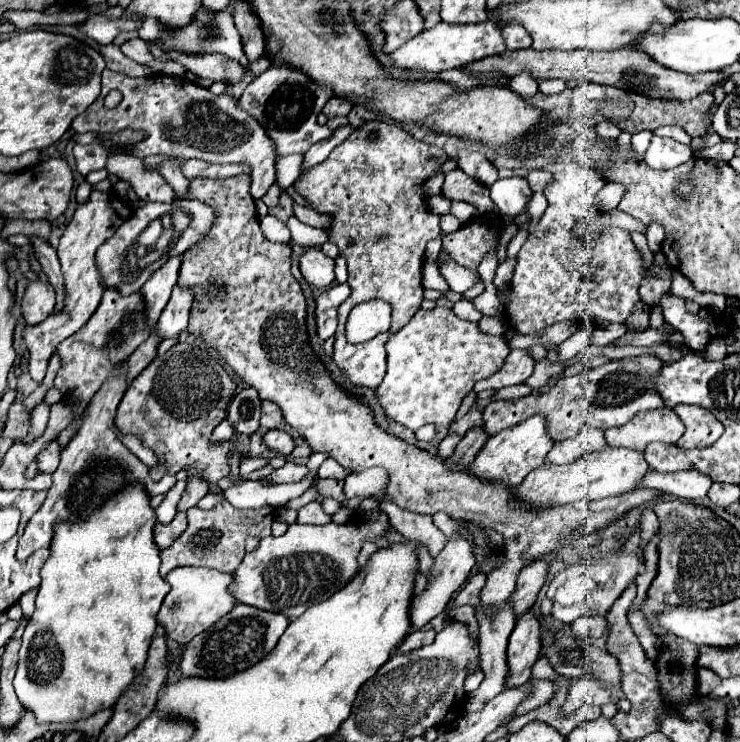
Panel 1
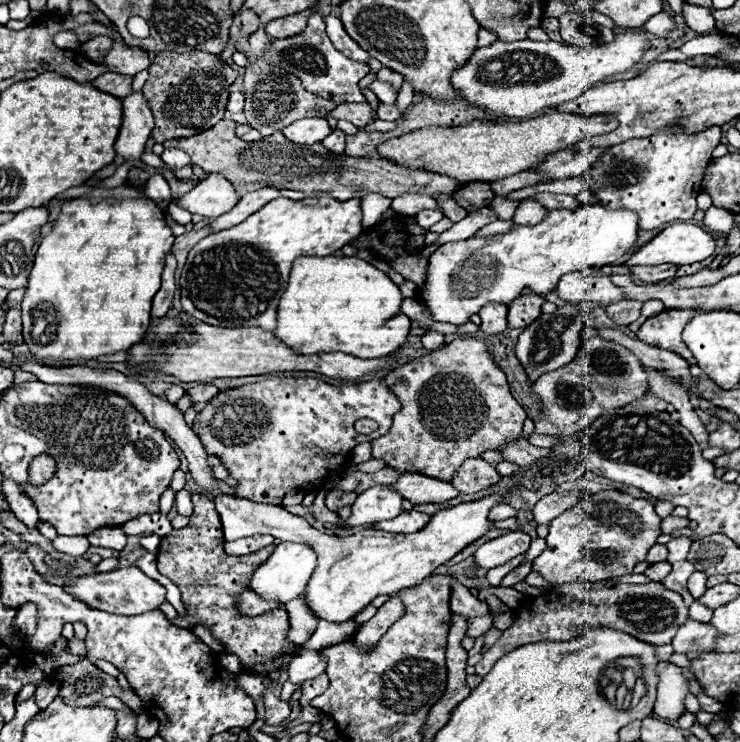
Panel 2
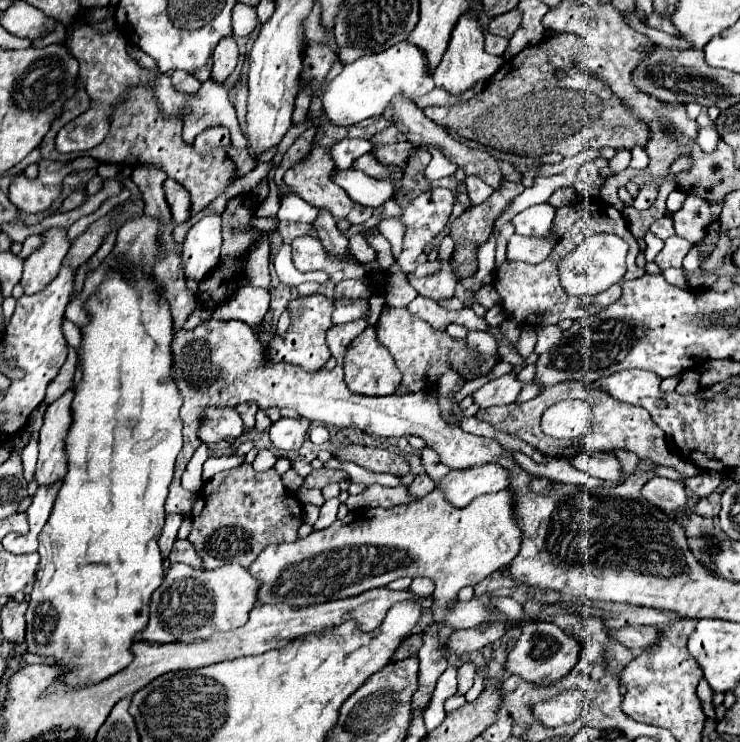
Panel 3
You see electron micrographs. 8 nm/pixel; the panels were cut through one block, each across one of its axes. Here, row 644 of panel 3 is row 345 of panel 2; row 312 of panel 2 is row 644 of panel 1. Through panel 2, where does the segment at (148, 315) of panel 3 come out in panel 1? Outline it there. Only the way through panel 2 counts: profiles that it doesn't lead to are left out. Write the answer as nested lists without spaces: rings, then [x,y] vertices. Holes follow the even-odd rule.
[[[134,482],[130,486],[124,486],[118,494],[114,494],[110,500],[106,500],[102,506],[94,510],[94,514],[86,516],[84,520],[78,520],[74,524],[70,522],[58,522],[54,526],[54,536],[50,542],[50,556],[46,564],[40,570],[42,582],[36,594],[36,610],[28,618],[28,626],[22,636],[22,648],[20,648],[20,662],[14,678],[16,694],[24,708],[32,710],[38,722],[64,722],[64,720],[80,720],[88,718],[100,710],[106,710],[116,704],[116,698],[122,696],[122,690],[142,672],[142,666],[146,662],[148,646],[152,642],[154,630],[156,630],[156,614],[160,610],[160,604],[164,596],[168,594],[168,584],[162,580],[158,568],[160,568],[160,548],[154,544],[154,526],[156,526],[156,514],[150,508],[150,496],[144,490],[142,482]]]

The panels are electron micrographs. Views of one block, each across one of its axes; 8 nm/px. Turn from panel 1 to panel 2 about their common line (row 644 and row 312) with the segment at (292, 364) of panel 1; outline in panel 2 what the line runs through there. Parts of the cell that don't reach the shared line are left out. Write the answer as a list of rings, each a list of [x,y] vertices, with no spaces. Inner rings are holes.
[[[486,304],[478,314],[482,318],[480,332],[494,336],[506,330],[506,314],[508,314],[506,304]]]

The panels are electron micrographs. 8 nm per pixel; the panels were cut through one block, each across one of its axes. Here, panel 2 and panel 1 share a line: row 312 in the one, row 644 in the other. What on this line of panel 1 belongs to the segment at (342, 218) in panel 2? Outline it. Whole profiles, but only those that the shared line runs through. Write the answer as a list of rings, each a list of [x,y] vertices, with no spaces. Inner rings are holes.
[[[236,604],[234,610],[230,614],[226,614],[226,618],[216,622],[204,634],[198,634],[186,646],[186,650],[182,654],[182,660],[180,660],[182,676],[216,676],[216,678],[224,678],[228,674],[246,670],[248,666],[262,660],[278,644],[278,640],[284,634],[286,626],[288,626],[288,620],[282,614],[270,614],[270,612],[258,610],[254,606]]]

